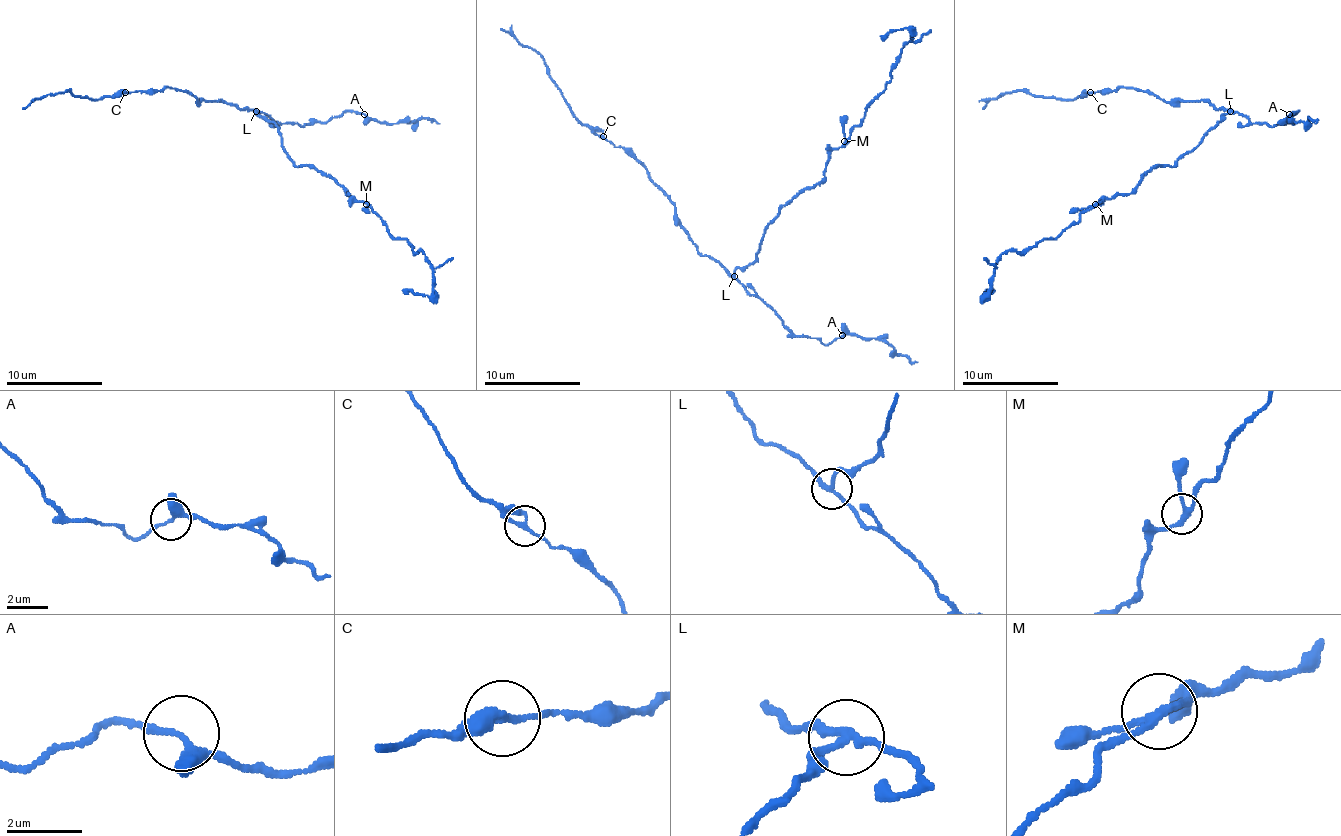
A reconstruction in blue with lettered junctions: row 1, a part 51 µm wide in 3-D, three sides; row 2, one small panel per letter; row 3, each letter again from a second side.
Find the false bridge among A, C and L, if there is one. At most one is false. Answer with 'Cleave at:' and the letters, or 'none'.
Cleave at: L

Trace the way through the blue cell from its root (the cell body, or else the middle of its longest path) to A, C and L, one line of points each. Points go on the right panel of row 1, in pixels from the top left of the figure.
A: (1216, 124), (1223, 114), (1231, 112), (1243, 114), (1252, 124), (1272, 126), (1289, 121), (1298, 112), (1289, 114)
C: (1216, 124), (1228, 109), (1219, 109), (1204, 100), (1168, 102), (1132, 88), (1090, 92)
L: (1216, 124), (1223, 114), (1231, 112)

